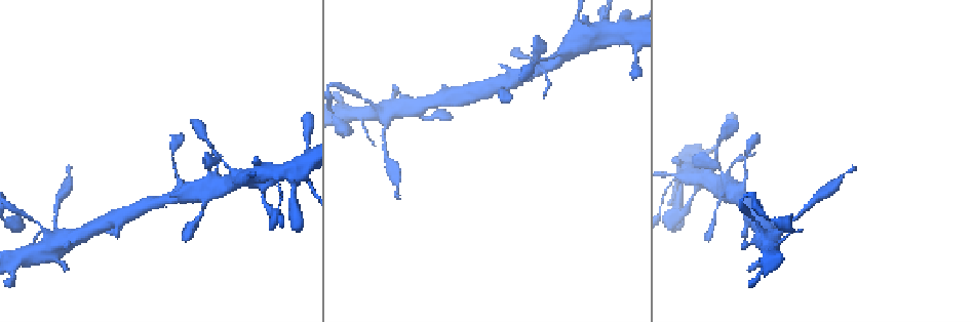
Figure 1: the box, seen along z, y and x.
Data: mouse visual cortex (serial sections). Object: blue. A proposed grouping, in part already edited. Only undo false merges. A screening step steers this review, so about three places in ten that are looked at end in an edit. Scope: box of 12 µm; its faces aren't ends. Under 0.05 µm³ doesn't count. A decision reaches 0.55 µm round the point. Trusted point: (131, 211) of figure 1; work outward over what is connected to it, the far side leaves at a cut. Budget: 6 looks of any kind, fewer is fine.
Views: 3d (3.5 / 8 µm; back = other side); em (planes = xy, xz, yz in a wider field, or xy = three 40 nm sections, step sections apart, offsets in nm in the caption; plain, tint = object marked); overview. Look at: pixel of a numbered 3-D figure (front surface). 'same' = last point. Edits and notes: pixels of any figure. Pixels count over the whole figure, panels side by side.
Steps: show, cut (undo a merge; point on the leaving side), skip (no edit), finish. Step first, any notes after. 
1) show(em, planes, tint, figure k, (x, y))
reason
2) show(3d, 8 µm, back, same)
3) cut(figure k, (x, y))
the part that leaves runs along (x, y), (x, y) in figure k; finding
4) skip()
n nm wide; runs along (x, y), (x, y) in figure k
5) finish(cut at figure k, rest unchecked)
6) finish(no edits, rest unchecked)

show(3d, 8 µm, figure 1, (752, 219))
narrows sharply

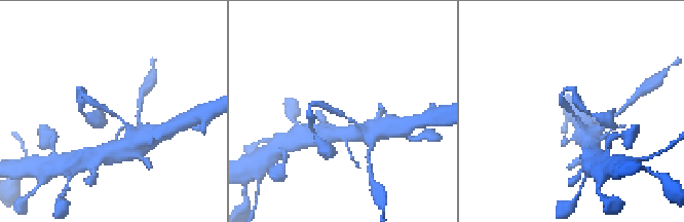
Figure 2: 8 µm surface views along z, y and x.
show(em, xy, step 1, tint, figure 2, (115, 116))
arms of 200, 250 nm

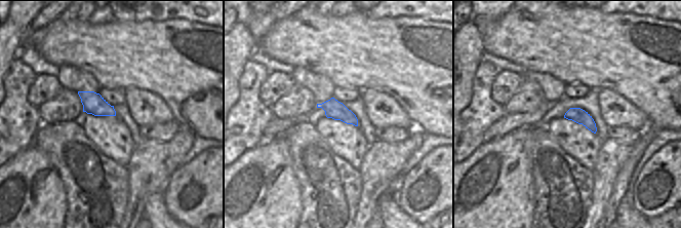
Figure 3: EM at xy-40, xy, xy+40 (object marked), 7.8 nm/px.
skip()
all the same cell

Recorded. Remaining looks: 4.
show(3d, 3.5 µm, figure 1, (176, 199))
three-way junction

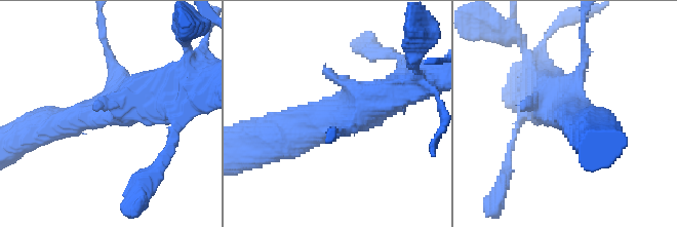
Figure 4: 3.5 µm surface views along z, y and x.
show(em, xy, step 1, tint, figure 4, (568, 106))
now the EM

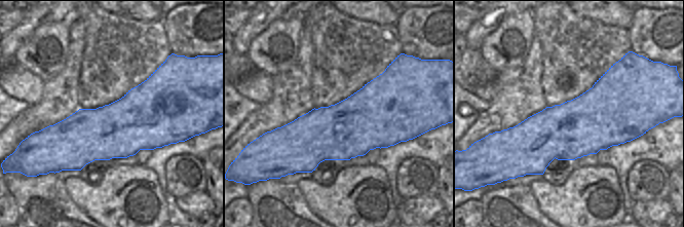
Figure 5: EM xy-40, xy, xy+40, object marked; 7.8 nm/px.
skip()
runs along (279, 138), (399, 92) in figure 4; one cell here

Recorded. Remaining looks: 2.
show(3d, 3.5 µm, figure 1, (563, 52))
thin arm on a thick one

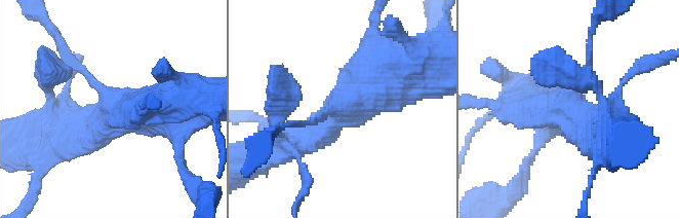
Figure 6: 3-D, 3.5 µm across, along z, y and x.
show(em, planes, tint, figure 6, (573, 98))
now the EM

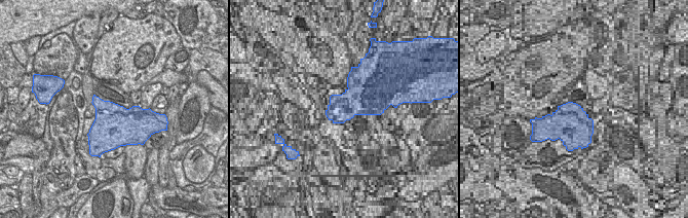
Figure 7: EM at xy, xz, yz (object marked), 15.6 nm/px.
skip()
runs along (289, 142), (403, 81) in figure 6; continuous, no second cell

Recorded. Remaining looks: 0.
finish(no edits, rest unchecked)

